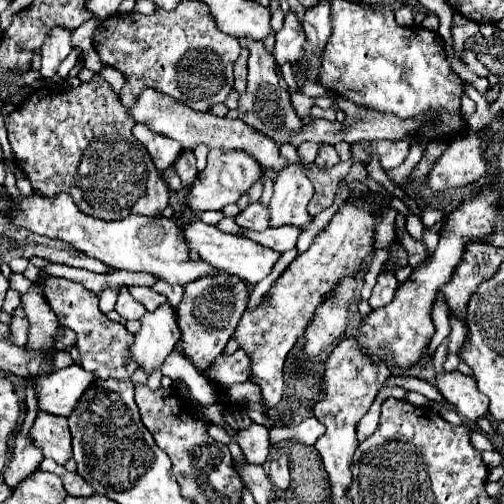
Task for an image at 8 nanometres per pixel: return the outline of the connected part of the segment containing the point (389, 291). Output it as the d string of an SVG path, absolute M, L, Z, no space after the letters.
M382 271L382 273L378 275L376 287L372 289L372 297L368 299L370 307L372 307L372 309L380 309L380 307L388 305L388 301L394 299L398 287L400 287L400 283L398 283L398 279L394 277L394 273L392 273L392 271Z

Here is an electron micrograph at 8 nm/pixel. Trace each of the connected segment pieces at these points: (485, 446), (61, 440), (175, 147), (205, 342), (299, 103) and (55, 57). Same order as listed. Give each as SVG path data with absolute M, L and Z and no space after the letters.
M472 430L470 440L473 447L480 452L497 449L486 435L478 432L477 430Z
M40 411L32 427L32 439L44 451L44 457L54 459L58 465L72 459L72 437L66 417Z
M136 123L134 125L134 137L148 149L156 169L162 173L164 169L168 169L176 157L180 155L182 151L182 145L178 141L172 141L170 137L164 137L164 135L158 135L154 131L150 131L146 125L142 123Z
M218 271L216 275L206 275L202 279L196 279L184 285L184 297L176 311L180 319L178 327L182 331L184 353L200 371L208 369L214 357L224 351L228 339L234 335L246 311L248 299L250 299L250 291L246 281L226 271Z
M296 91L296 93L290 95L290 99L292 99L292 105L294 105L294 109L296 109L296 113L298 113L300 119L304 119L304 117L310 115L310 109L314 105L314 99L312 97L306 97L304 93Z
M54 29L42 47L42 69L40 69L42 77L44 79L54 77L60 63L68 57L70 51L72 51L70 31L68 29Z

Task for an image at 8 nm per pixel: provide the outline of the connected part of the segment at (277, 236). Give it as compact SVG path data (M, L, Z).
M284 225L284 227L268 227L266 231L252 231L252 229L242 229L244 237L250 237L252 241L270 247L278 253L290 251L296 247L296 239L300 235L300 227L294 225Z

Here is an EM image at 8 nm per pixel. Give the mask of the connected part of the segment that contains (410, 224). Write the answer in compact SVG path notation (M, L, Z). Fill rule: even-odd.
M409 214L406 220L406 229L410 235L412 235L415 239L422 239L424 224L422 223L421 217L414 214Z

